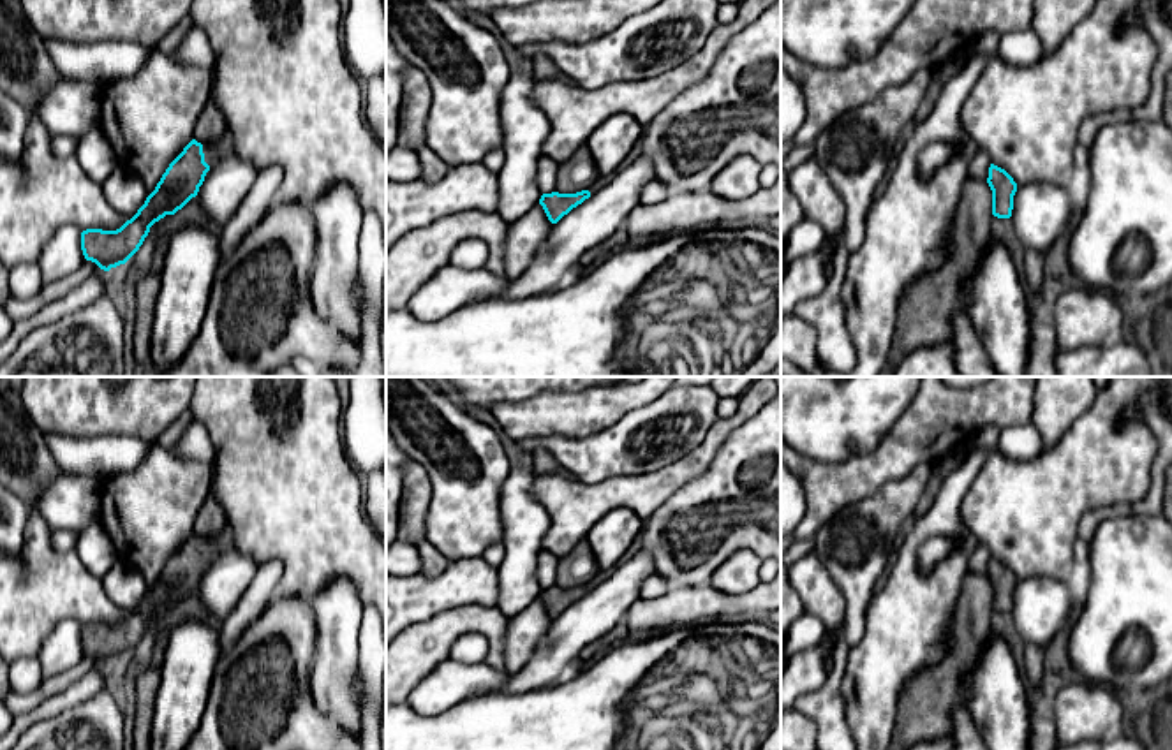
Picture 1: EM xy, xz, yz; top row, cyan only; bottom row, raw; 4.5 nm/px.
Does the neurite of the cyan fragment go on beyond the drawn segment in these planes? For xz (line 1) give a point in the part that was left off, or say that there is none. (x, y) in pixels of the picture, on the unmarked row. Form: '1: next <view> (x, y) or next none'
1: next none

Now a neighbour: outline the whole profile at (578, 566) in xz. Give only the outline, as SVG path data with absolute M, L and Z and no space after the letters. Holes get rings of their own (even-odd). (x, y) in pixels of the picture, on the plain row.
M580 540L566 556L559 558L557 586L576 588L587 585L599 572L599 565L587 540Z

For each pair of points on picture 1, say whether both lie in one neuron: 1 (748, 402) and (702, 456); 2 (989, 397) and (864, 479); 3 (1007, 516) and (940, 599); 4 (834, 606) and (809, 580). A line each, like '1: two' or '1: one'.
1: one
2: one
3: two
4: one

